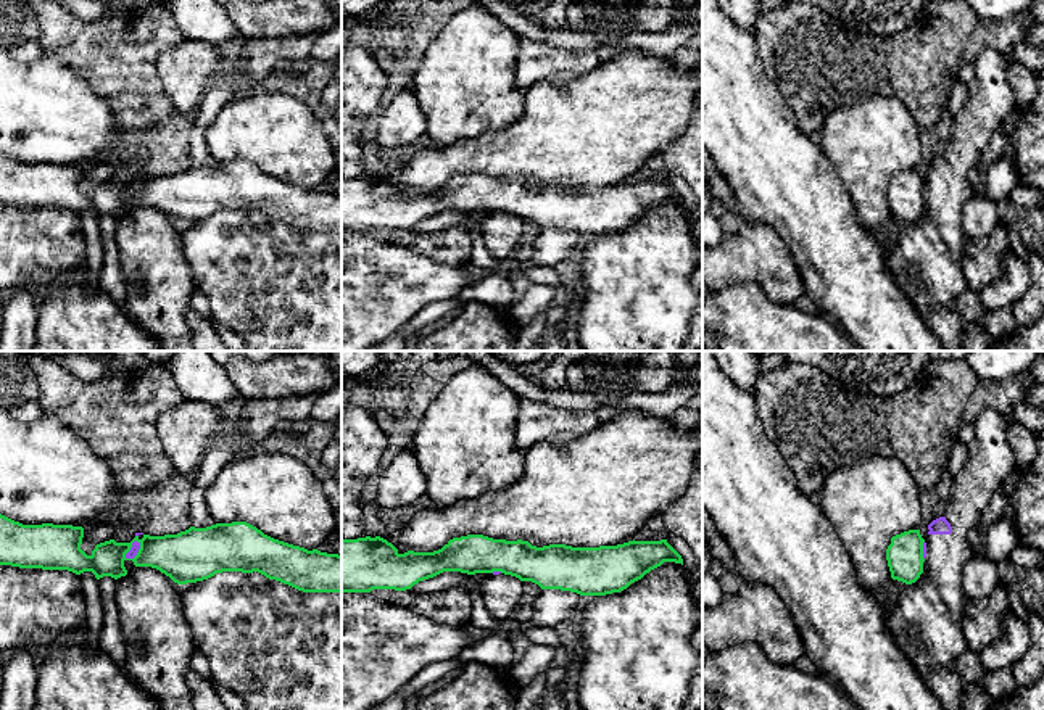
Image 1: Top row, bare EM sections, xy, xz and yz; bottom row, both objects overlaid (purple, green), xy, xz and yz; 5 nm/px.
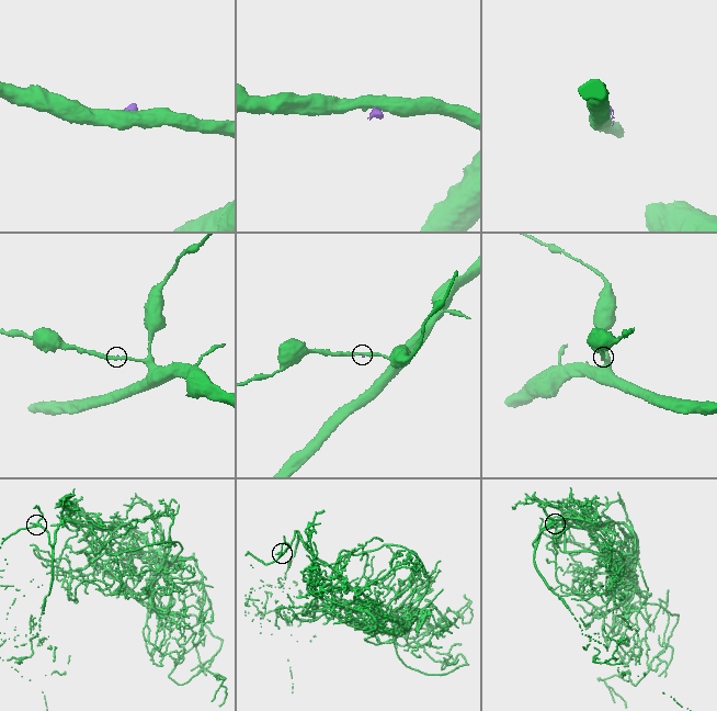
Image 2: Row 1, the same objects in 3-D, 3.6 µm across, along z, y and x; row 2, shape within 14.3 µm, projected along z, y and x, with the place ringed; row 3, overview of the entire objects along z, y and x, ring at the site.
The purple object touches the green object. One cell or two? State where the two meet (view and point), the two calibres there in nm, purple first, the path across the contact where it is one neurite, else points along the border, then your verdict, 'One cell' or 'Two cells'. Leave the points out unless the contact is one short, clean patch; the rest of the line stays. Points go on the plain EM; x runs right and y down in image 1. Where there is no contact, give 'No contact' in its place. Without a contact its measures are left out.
Touches purple at xy (137, 190). Thickness 50 nm (purple) against 260 nm. Boundary: xy (139, 181), (139, 190), (126, 198). Two cells

